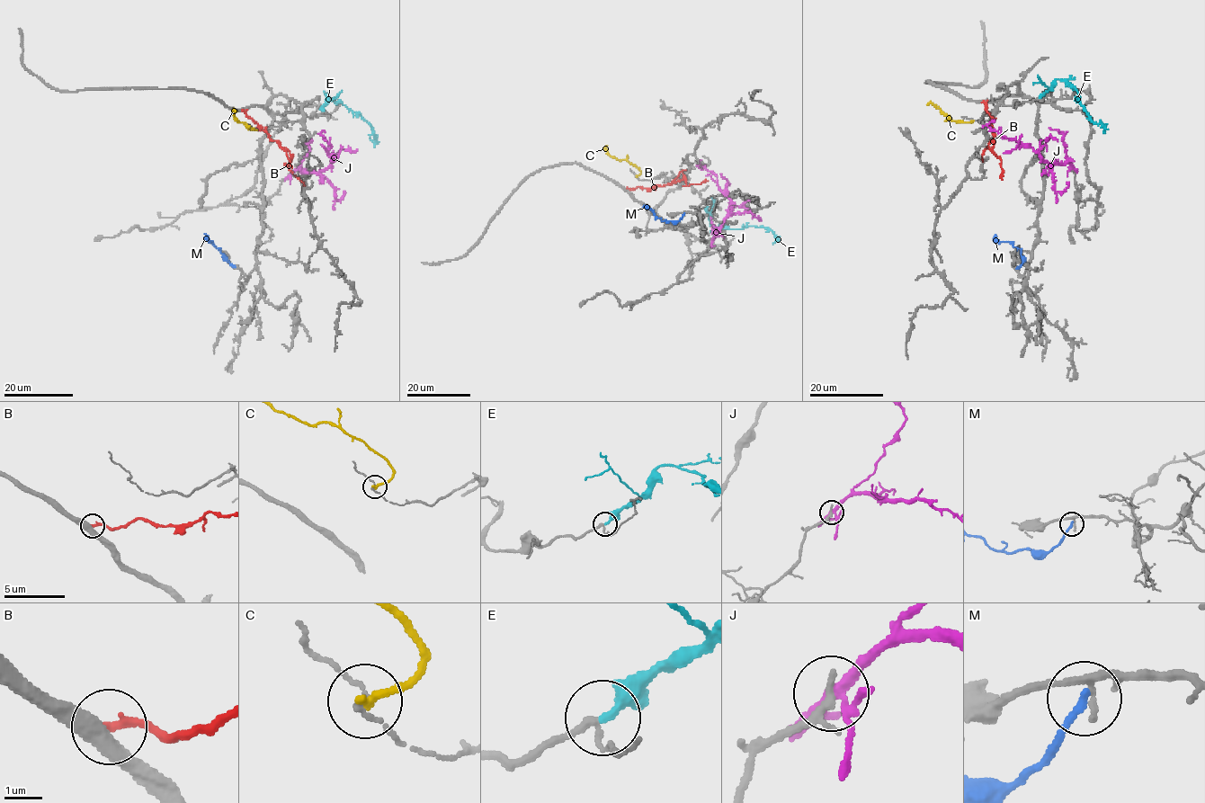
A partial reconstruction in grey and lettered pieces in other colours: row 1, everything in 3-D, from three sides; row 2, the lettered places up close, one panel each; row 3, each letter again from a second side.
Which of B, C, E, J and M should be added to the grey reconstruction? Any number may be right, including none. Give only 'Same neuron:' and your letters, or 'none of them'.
Same neuron: E

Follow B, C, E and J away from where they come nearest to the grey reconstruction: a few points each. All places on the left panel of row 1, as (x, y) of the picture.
B: (241, 109), (272, 140), (290, 153), (288, 167), (303, 186)
C: (250, 129), (237, 121), (233, 109), (236, 111)
E: (323, 111), (325, 94), (335, 102), (342, 102), (370, 126), (374, 143), (370, 139)
J: (288, 176), (298, 171), (320, 172), (331, 164), (327, 150), (331, 147), (320, 133), (325, 131)

